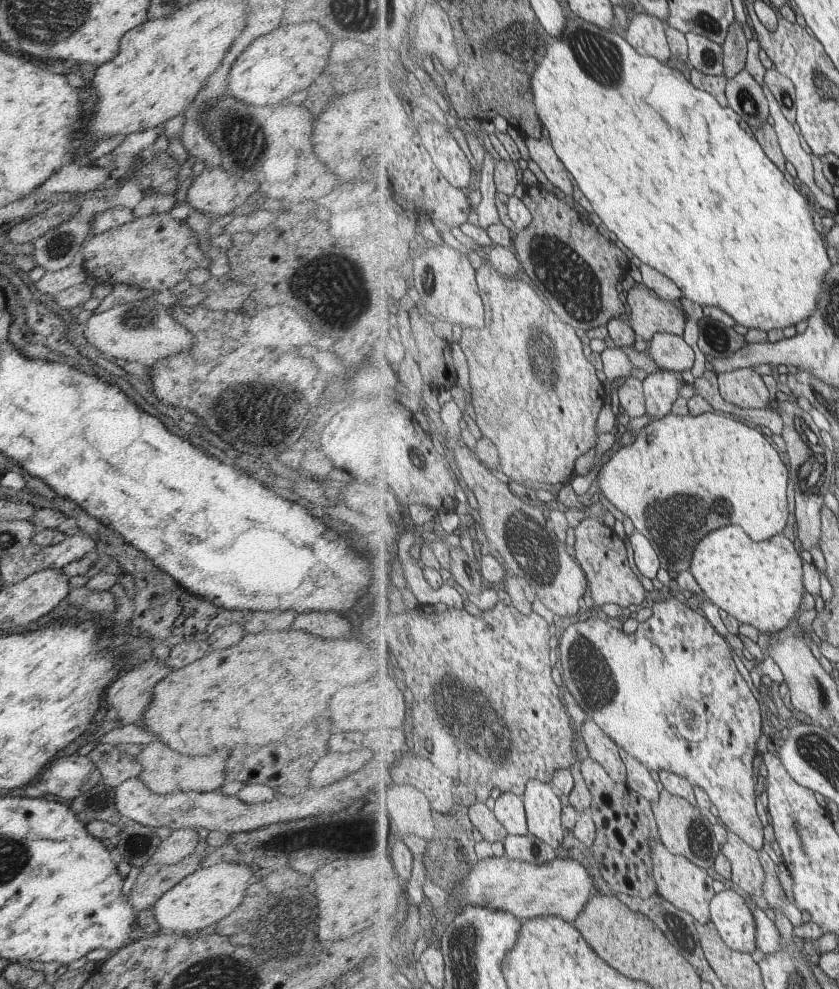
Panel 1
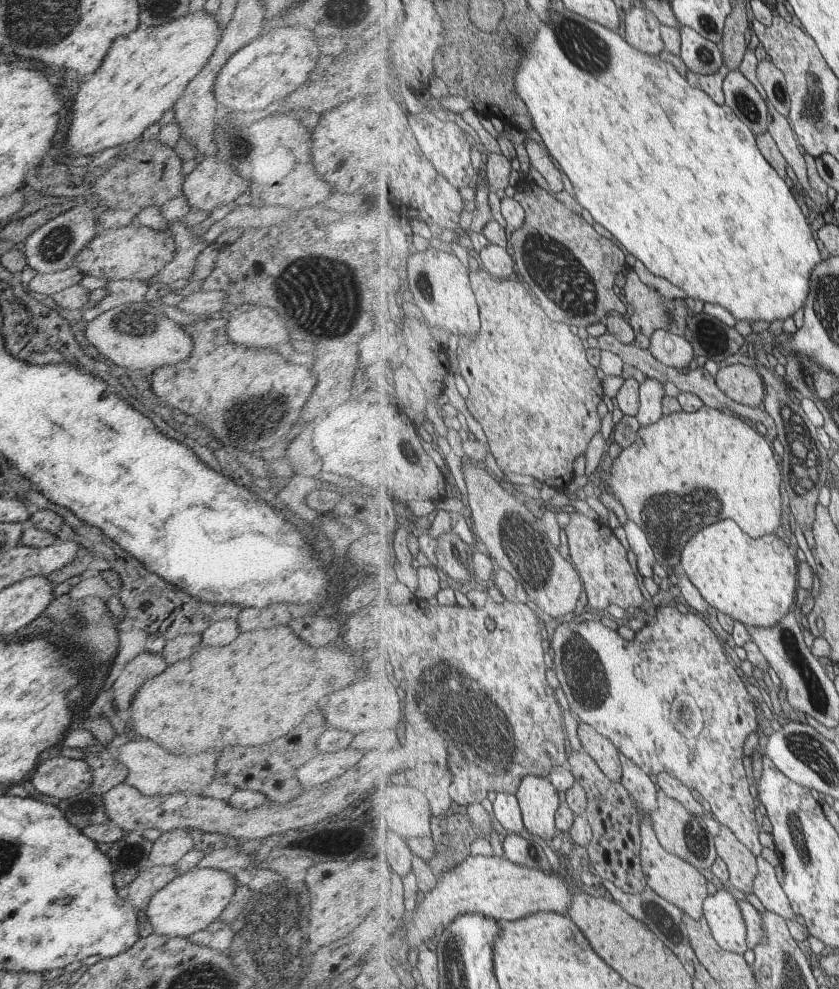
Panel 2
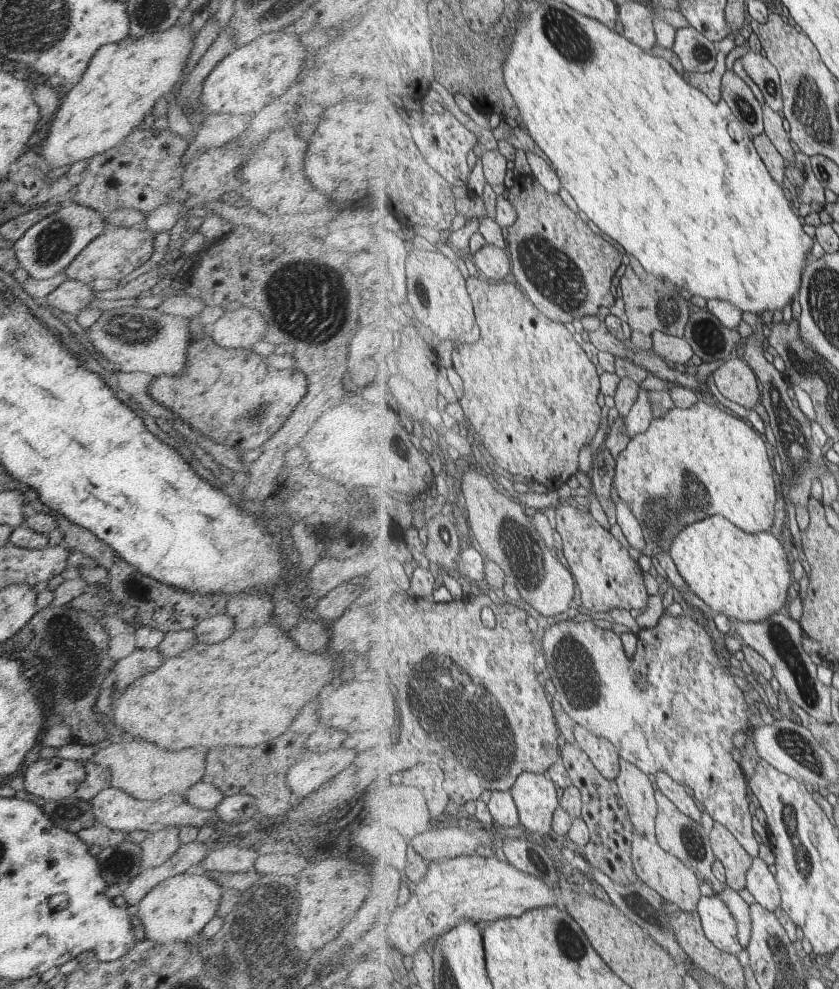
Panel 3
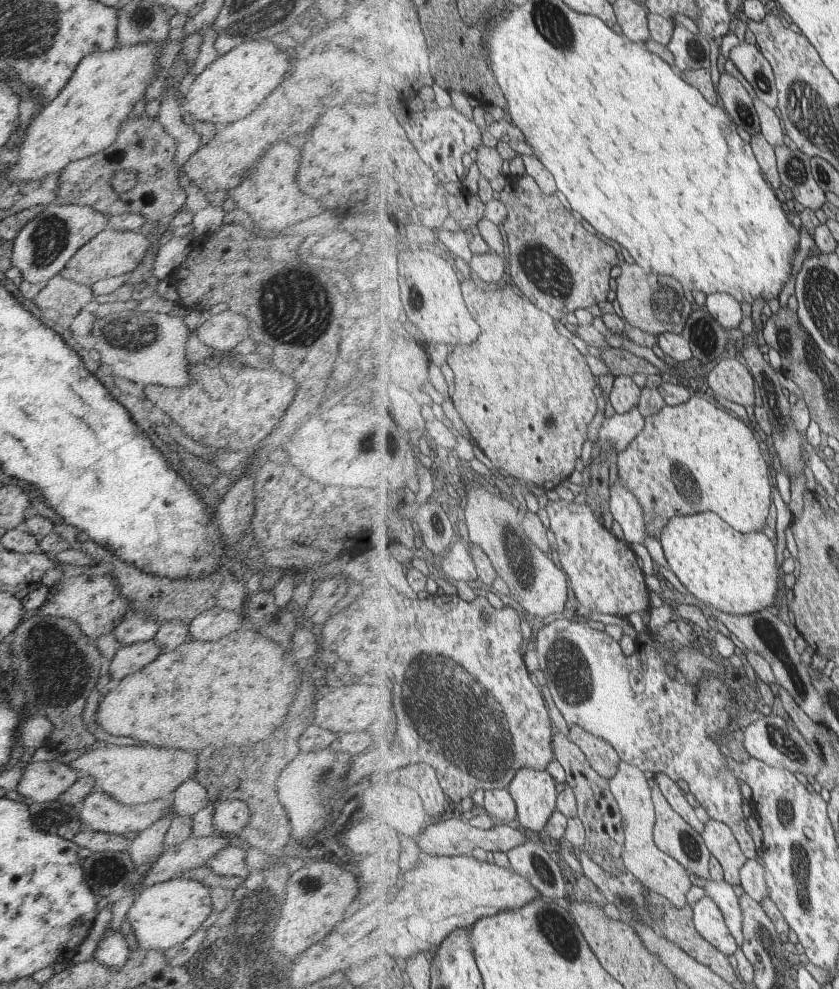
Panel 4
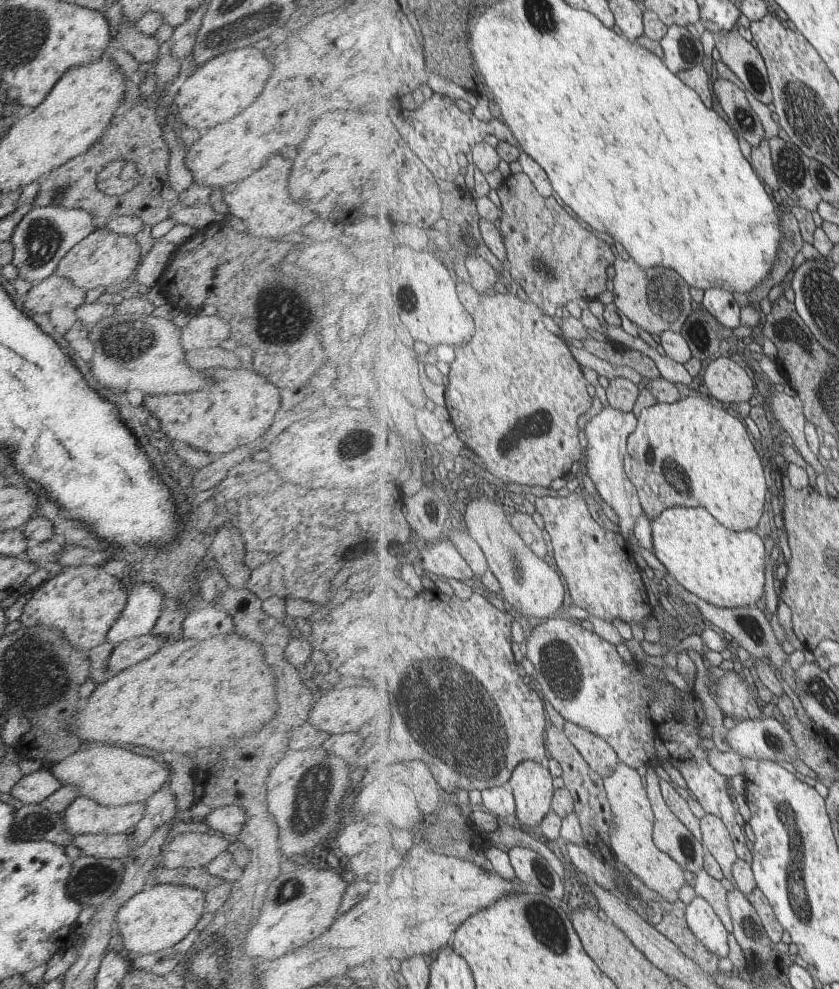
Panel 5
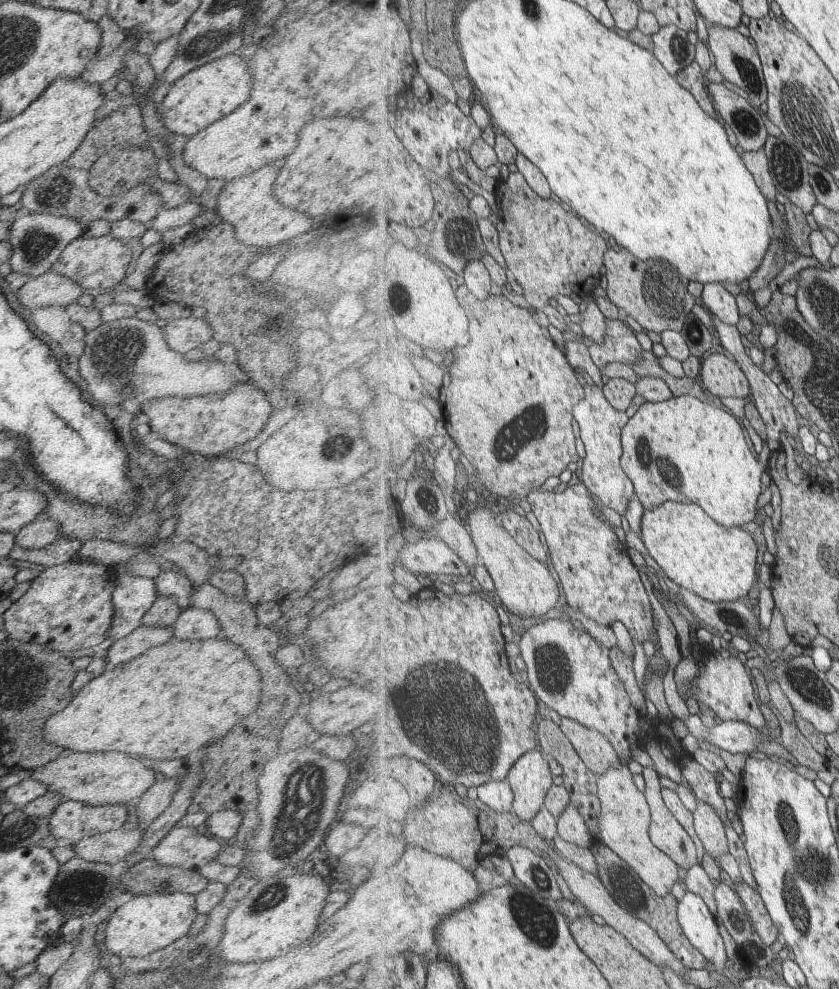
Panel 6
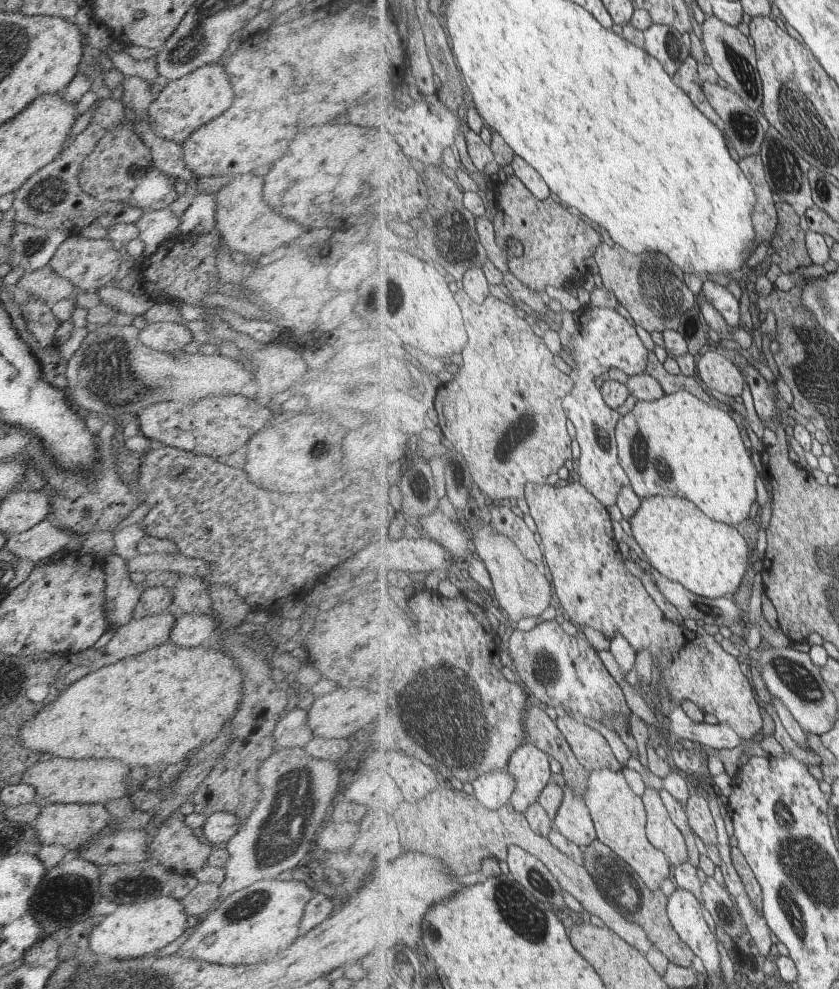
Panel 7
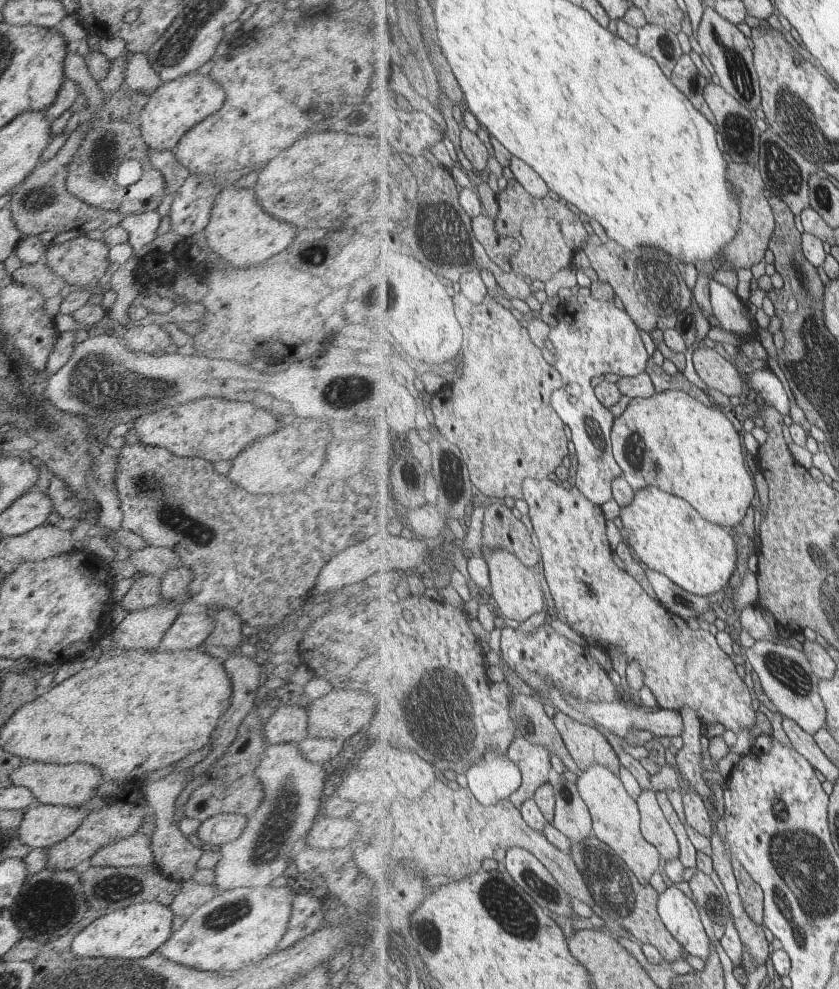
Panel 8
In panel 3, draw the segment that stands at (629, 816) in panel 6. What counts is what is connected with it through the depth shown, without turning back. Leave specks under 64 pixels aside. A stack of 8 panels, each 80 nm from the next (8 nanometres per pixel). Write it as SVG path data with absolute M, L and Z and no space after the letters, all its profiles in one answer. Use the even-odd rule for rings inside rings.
M621 759L620 773L615 782L630 810L631 818L633 818L635 826L633 858L635 858L634 866L637 868L639 878L643 882L647 882L647 885L663 899L674 902L684 911L688 913L697 911L697 907L703 897L701 896L701 883L699 878L695 876L696 872L680 858L665 851L658 841L656 818L658 817L659 806L657 800L655 800L655 786L653 786L651 778L632 762Z

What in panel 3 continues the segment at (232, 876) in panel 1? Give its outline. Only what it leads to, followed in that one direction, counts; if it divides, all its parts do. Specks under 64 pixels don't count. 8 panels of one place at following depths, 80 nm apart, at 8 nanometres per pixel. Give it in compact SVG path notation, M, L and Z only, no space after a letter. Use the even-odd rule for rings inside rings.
M179 874L154 885L139 900L135 916L143 926L143 938L153 944L189 941L215 916L221 888L208 875Z

